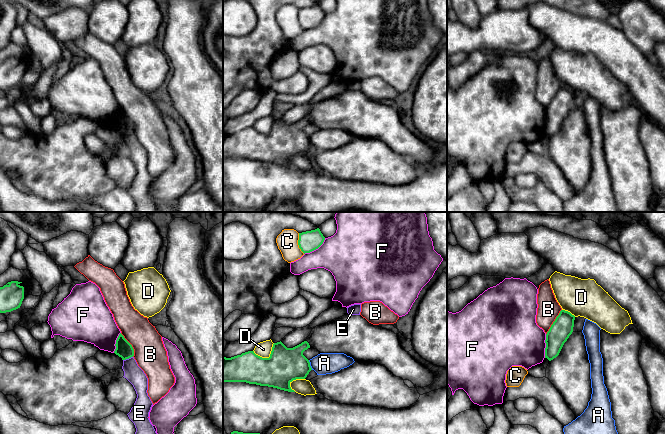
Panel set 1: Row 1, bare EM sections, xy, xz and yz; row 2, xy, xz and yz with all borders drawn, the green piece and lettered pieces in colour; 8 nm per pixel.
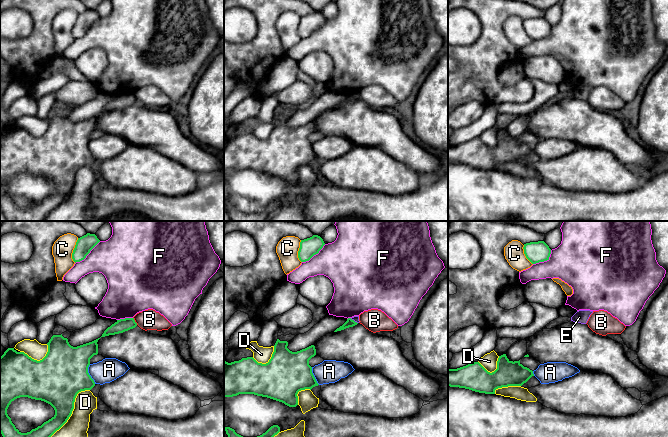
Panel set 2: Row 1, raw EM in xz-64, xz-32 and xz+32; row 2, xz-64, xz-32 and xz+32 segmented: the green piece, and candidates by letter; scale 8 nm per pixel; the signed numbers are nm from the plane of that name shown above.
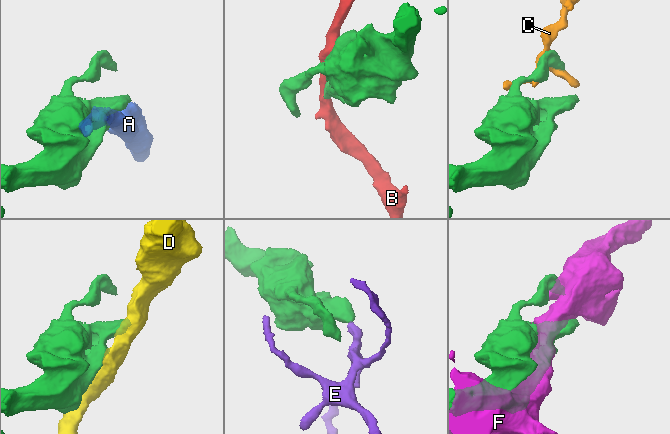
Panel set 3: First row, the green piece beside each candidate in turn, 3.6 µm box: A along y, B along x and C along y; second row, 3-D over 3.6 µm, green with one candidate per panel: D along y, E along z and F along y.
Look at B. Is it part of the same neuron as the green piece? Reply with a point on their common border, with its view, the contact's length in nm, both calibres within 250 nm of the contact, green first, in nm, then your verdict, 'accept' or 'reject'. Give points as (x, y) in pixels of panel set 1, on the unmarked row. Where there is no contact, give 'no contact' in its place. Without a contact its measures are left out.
contact yz (553, 98); length 240 nm; calibres 170 and 180 nm; reject

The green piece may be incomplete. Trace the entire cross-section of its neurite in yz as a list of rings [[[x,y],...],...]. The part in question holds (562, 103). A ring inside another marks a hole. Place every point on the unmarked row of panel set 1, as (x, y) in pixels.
[[[561,86],[546,110],[545,134],[549,137],[556,134],[564,119],[573,108],[575,92]]]

